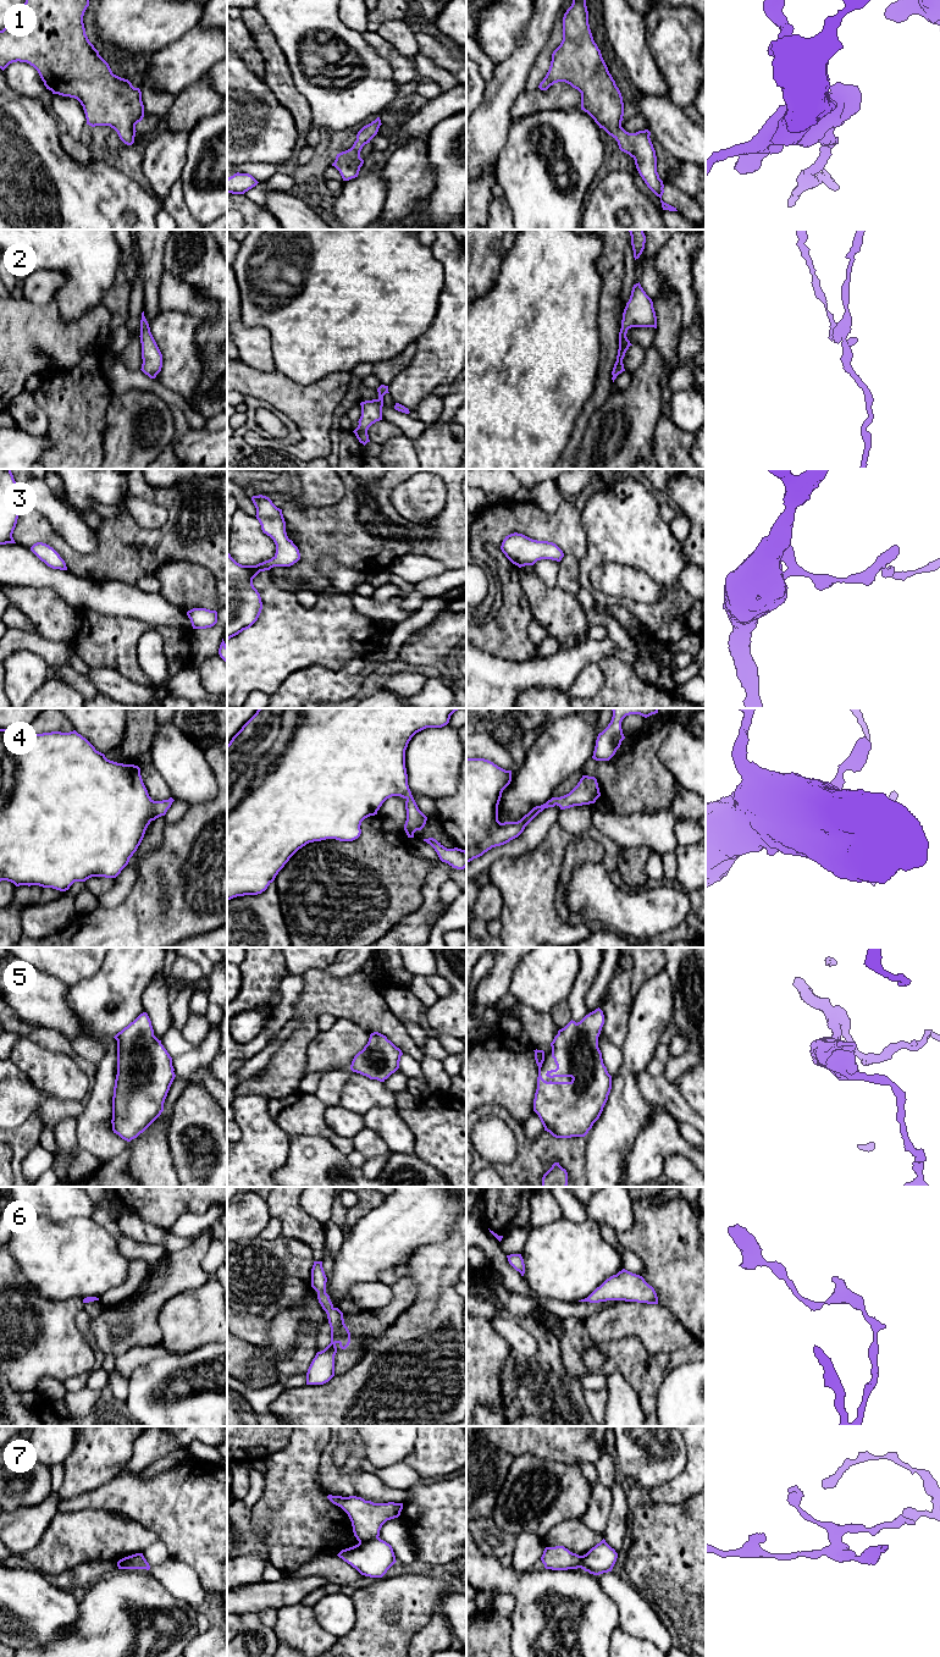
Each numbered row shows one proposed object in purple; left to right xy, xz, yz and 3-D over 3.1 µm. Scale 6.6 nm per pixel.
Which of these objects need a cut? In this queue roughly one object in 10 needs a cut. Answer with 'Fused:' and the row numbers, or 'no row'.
Fused: 7

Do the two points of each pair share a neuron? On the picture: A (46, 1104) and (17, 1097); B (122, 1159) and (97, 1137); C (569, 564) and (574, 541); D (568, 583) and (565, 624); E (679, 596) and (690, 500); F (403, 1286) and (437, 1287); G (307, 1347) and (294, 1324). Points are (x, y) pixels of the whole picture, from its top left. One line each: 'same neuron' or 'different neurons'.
A: same neuron
B: different neurons
C: different neurons
D: different neurons
E: different neurons
F: different neurons
G: different neurons

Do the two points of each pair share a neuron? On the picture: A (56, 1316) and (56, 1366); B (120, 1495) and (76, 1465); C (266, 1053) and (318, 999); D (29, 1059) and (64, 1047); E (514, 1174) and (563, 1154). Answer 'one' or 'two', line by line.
A: one
B: two
C: two
D: two
E: one

